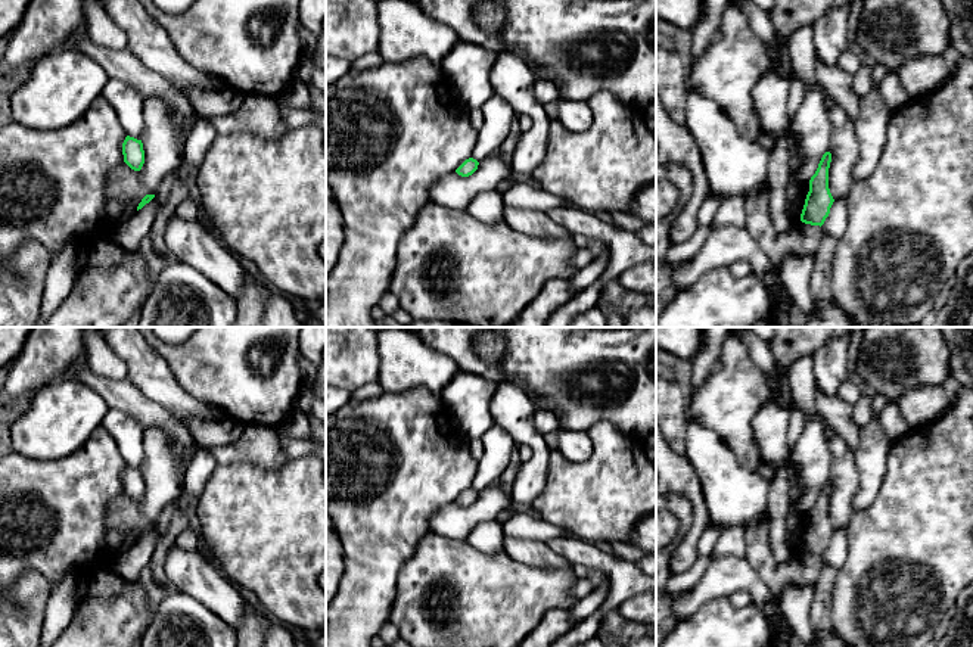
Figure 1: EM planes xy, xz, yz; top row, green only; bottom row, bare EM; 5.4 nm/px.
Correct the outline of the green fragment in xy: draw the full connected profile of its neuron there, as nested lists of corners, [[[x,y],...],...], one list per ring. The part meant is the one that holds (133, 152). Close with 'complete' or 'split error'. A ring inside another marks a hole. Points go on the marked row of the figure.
[[[127,136],[122,143],[124,162],[134,171],[140,171],[144,164],[142,140]]]; complete

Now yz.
[[[826,152],[815,174],[809,180],[809,192],[801,214],[801,221],[811,225],[823,225],[834,202],[829,189],[829,168],[831,153]]]; complete

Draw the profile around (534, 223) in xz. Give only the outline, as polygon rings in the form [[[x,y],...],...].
[[[504,206],[503,217],[509,227],[528,236],[540,239],[565,239],[571,236],[565,228],[554,224],[547,217],[547,212],[543,211],[525,211]]]

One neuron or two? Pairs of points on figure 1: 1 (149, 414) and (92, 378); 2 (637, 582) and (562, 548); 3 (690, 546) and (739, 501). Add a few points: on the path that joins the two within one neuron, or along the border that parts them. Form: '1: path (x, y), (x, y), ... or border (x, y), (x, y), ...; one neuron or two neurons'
1: path (134, 403), (106, 388); one neuron
2: path (618, 569), (581, 551); one neuron
3: border (702, 490), (711, 523); two neurons

